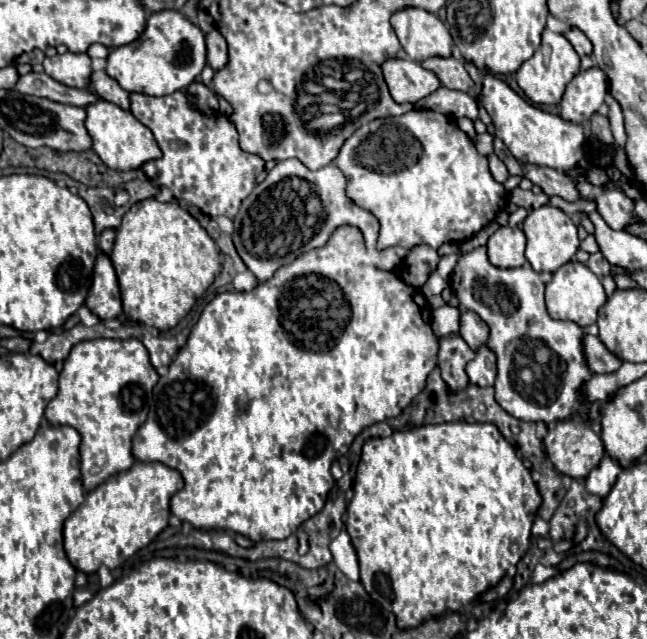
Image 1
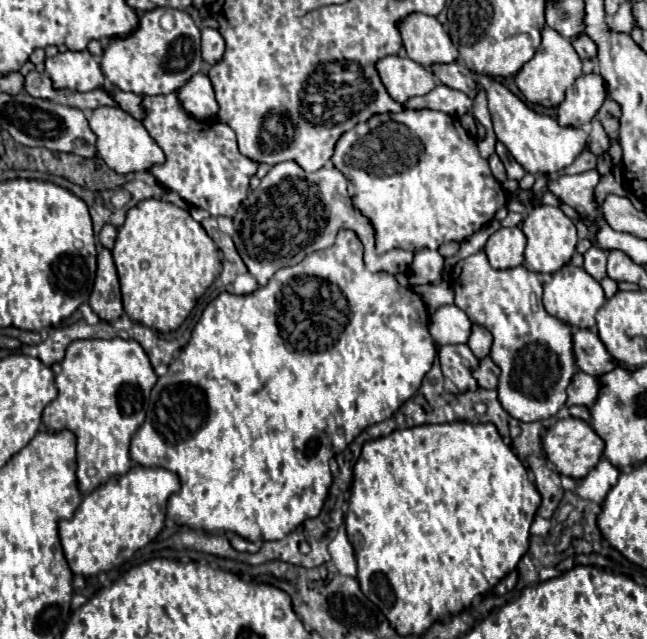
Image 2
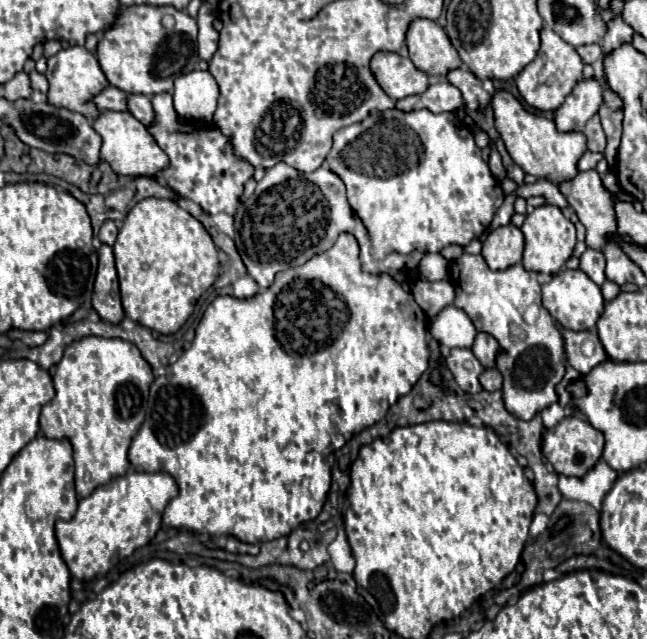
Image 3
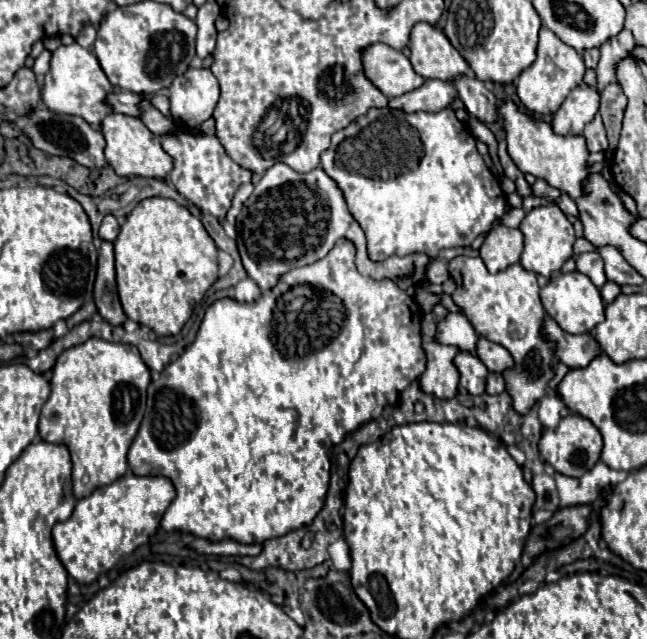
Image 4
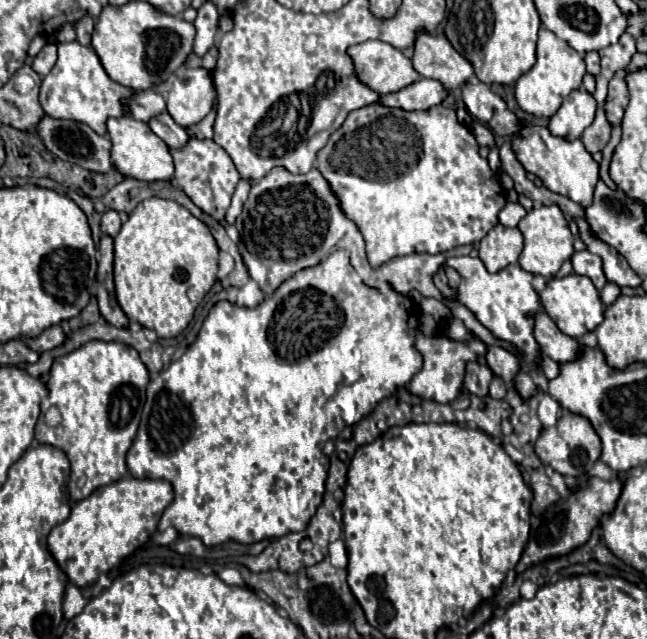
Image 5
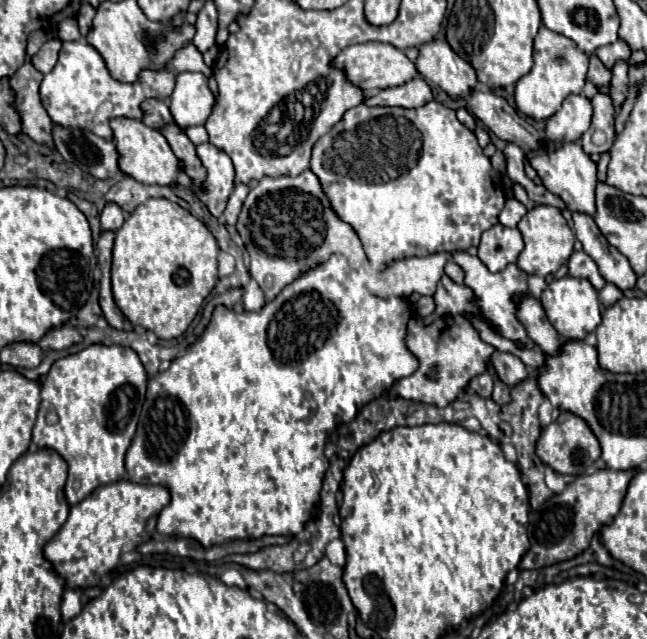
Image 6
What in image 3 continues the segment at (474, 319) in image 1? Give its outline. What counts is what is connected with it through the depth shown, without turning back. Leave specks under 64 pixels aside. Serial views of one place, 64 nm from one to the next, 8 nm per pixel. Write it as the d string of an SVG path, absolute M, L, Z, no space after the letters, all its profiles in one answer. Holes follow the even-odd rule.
M480 332L480 334L476 336L476 340L474 340L472 352L474 352L474 356L482 362L484 368L494 368L494 366L496 366L496 356L498 356L498 352L500 352L500 346L496 344L496 340L492 340L492 336Z

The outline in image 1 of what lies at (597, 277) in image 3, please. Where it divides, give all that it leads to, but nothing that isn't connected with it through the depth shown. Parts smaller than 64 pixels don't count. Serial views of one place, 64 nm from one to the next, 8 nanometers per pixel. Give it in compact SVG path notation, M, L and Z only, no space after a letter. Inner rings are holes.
M596 252L596 254L590 254L588 258L588 264L586 264L598 278L610 274L610 262L602 256L602 252Z

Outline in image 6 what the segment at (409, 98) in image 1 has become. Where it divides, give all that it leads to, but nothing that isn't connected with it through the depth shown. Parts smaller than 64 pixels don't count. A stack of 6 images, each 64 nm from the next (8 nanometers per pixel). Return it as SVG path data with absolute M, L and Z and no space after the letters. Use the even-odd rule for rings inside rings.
M364 42L364 44L348 46L332 60L332 68L346 72L346 78L364 92L392 88L396 84L404 84L418 76L416 66L404 56L404 52L400 52L398 48L390 44L382 44L382 42Z

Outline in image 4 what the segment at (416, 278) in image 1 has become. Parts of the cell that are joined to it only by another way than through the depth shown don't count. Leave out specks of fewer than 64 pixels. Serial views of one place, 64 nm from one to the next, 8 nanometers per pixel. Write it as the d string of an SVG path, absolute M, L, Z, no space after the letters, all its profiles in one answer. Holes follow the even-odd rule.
M436 258L436 260L428 266L428 280L430 280L432 284L444 284L448 278L450 278L450 274L448 274L446 264L444 264L440 258Z

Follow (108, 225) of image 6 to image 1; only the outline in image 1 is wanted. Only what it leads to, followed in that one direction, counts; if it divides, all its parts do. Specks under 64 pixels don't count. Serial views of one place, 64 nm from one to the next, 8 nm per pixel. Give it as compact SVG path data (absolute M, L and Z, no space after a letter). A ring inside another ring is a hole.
M106 228L100 236L98 236L98 246L104 254L110 254L112 252L112 246L114 246L114 230L112 228Z

